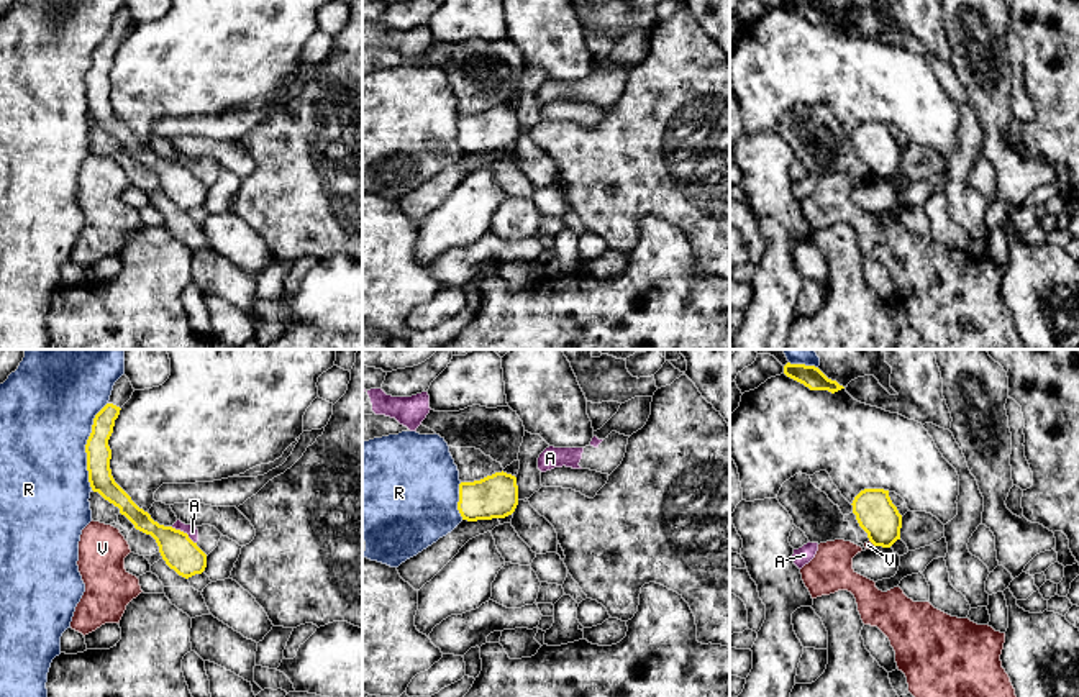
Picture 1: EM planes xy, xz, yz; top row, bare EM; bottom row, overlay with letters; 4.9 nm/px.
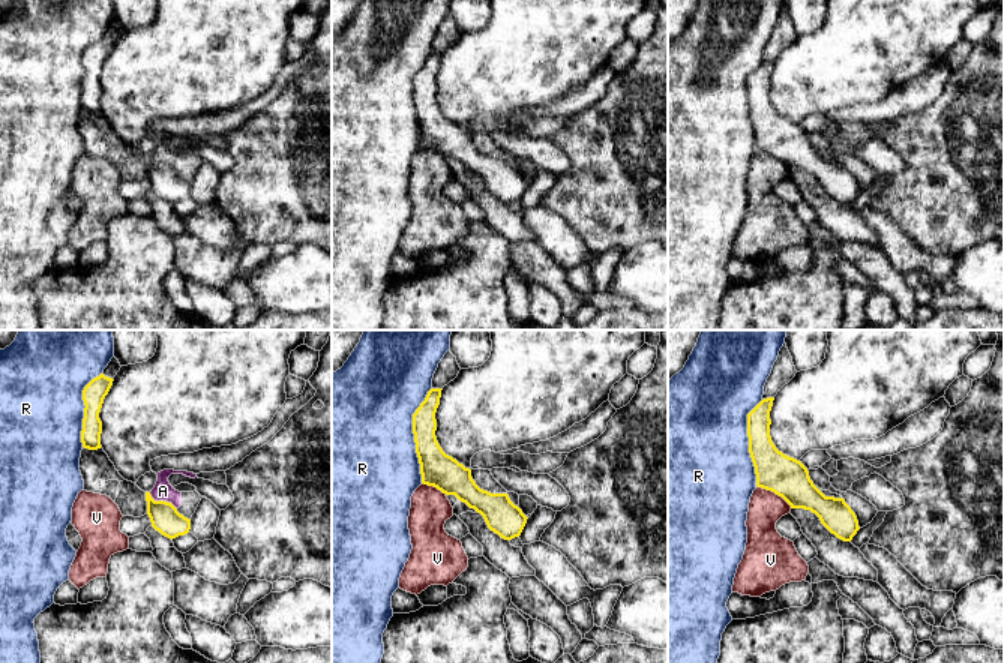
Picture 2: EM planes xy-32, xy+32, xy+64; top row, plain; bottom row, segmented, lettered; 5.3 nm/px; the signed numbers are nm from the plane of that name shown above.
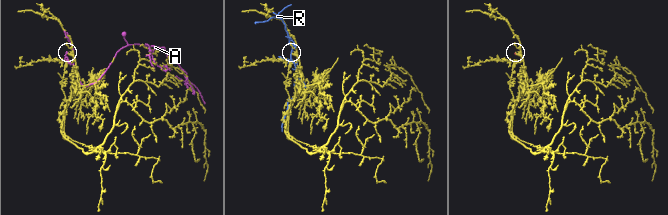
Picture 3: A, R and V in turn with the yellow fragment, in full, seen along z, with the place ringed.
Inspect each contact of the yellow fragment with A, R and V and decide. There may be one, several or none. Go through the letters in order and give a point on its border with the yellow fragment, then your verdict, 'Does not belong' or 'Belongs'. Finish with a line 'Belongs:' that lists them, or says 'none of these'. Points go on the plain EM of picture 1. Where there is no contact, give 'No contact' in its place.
A: Touches yellow at xy (182, 164). Does not belong
R: Touches yellow at xy (86, 79). Does not belong
V: Touches yellow at yz (873, 176). Does not belong
Belongs: none of these

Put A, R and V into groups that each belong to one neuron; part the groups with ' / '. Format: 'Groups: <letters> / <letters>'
Groups: A / R / V

